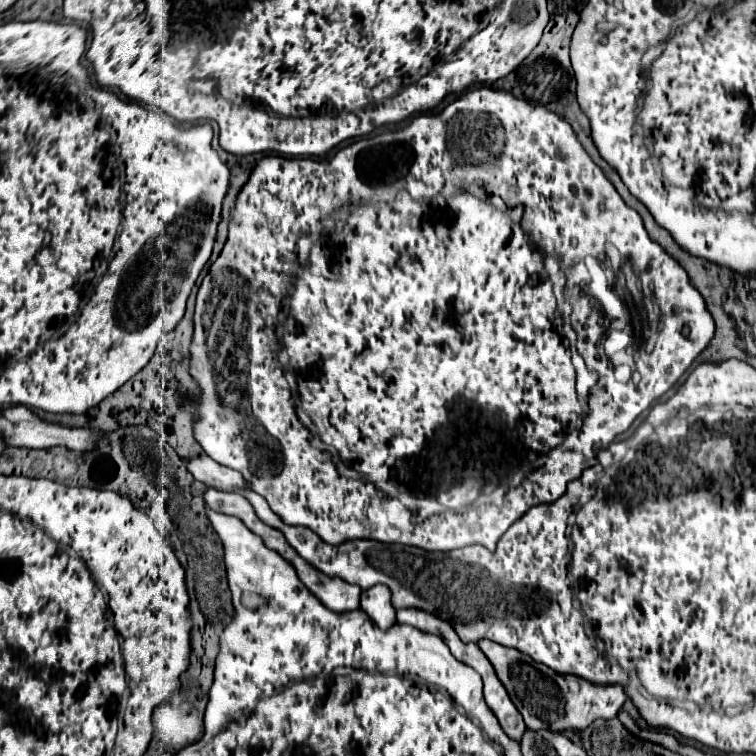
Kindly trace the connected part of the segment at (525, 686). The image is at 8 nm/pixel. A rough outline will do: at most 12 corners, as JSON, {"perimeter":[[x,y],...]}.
{"perimeter":[[483,639],[533,731],[585,731],[627,699]]}

